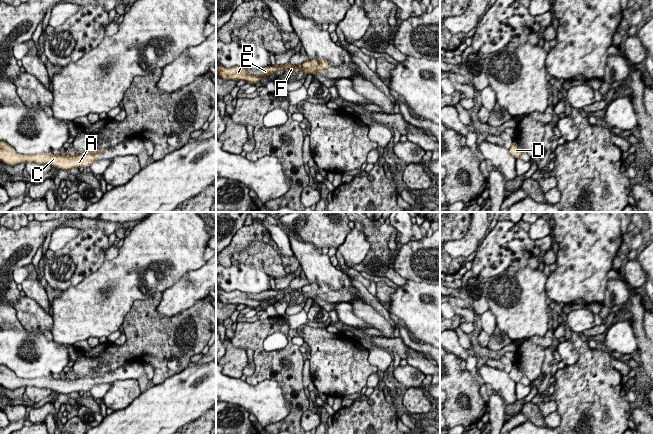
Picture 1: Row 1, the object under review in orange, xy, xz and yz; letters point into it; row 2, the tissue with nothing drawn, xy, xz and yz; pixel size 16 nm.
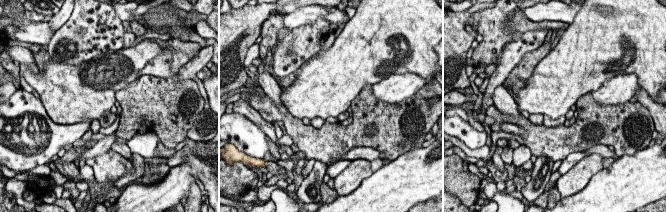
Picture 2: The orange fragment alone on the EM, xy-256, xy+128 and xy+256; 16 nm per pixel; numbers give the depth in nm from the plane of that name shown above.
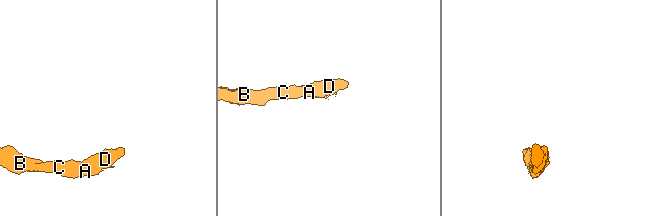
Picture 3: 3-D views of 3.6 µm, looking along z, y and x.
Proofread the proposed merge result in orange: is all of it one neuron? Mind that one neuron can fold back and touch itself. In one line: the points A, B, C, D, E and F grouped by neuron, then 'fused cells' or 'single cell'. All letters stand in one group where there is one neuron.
A B C D E F | single cell

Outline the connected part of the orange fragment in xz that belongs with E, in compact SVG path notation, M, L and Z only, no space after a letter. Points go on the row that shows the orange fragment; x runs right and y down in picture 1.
M311 59L302 63L300 66L287 63L285 65L271 65L263 67L259 70L263 75L258 77L252 75L248 70L240 68L239 66L225 68L223 66L216 65L216 76L219 76L224 80L243 80L248 83L259 84L263 77L276 75L279 69L281 69L283 72L290 71L292 73L296 73L301 70L303 73L315 75L321 74L329 67L332 67L332 64L325 59Z

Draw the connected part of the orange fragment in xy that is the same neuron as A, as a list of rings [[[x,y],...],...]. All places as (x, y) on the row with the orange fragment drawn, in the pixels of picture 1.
[[[0,141],[0,161],[9,166],[15,166],[20,163],[35,162],[39,164],[50,164],[52,167],[70,170],[72,168],[90,167],[98,159],[98,155],[107,149],[94,149],[75,155],[74,153],[65,152],[54,155],[52,152],[40,153],[35,155],[19,154],[16,150],[4,141]]]

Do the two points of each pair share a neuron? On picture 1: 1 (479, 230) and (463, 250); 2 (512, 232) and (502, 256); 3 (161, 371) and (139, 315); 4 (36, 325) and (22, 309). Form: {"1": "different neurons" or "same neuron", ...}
{"1": "same neuron", "2": "same neuron", "3": "same neuron", "4": "same neuron"}

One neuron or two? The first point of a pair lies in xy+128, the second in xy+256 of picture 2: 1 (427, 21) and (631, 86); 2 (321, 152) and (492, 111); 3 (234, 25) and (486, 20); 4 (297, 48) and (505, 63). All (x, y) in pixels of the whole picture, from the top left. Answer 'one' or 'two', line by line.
1: two
2: two
3: two
4: one

